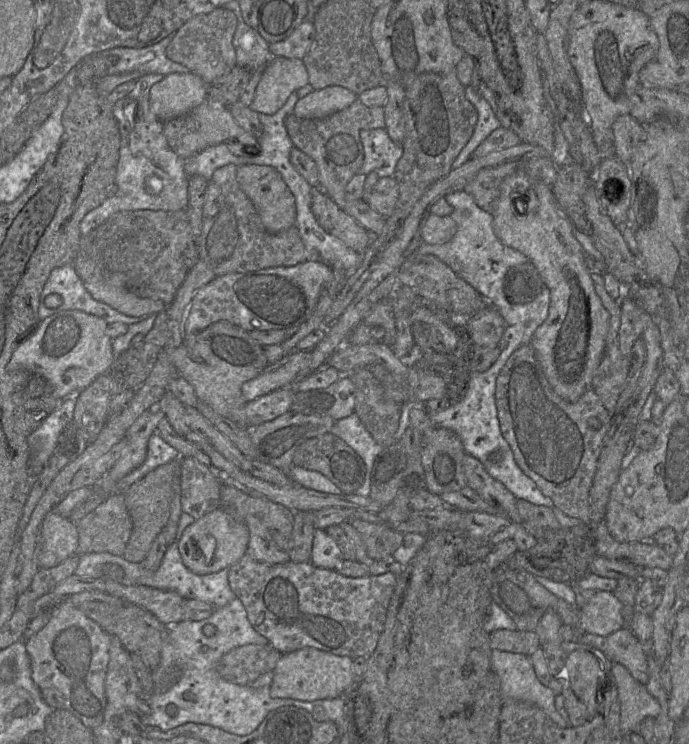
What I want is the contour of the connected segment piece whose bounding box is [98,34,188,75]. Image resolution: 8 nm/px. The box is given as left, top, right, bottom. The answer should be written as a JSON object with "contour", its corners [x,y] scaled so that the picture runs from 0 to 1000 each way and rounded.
{"contour":[[[247,46],[231,56],[210,63],[167,63],[142,73],[158,73],[168,82],[158,93],[158,99],[173,98],[269,98],[271,91],[253,83],[241,74],[241,65],[251,51]]]}

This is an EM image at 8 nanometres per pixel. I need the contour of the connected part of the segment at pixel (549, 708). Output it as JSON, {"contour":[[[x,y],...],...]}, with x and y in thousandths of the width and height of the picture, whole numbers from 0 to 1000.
{"contour":[[[711,874],[710,886],[724,918],[730,941],[771,944],[806,973],[827,976],[804,949],[806,931],[779,913],[768,882],[726,874]]]}

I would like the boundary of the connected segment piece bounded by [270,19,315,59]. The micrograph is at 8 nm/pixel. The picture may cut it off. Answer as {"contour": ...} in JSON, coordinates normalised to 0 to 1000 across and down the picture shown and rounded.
{"contour":[[[441,27],[415,52],[392,59],[393,75],[438,79],[456,56],[456,40],[453,28]]]}

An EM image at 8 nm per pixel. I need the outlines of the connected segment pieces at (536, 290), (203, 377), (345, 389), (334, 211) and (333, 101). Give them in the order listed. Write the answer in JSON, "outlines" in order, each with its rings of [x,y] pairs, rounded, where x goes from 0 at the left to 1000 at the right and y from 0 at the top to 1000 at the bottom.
{"outlines":[[[[769,351],[740,360],[729,383],[731,397],[745,407],[762,407],[776,402],[791,384]]],[[[315,431],[269,452],[258,466],[241,473],[255,499],[280,519],[290,539],[321,559],[345,570],[353,569],[357,539],[351,519],[373,507],[390,489],[382,465],[360,445],[327,431]]],[[[496,505],[470,523],[428,526],[424,554],[480,560],[486,567],[508,559],[515,548],[515,519],[508,507]]],[[[453,251],[451,284],[460,298],[515,339],[525,339],[538,324],[538,315],[504,289],[475,263],[466,251]]],[[[492,114],[456,120],[431,134],[425,153],[438,160],[466,160],[518,134],[518,126]]]]}

